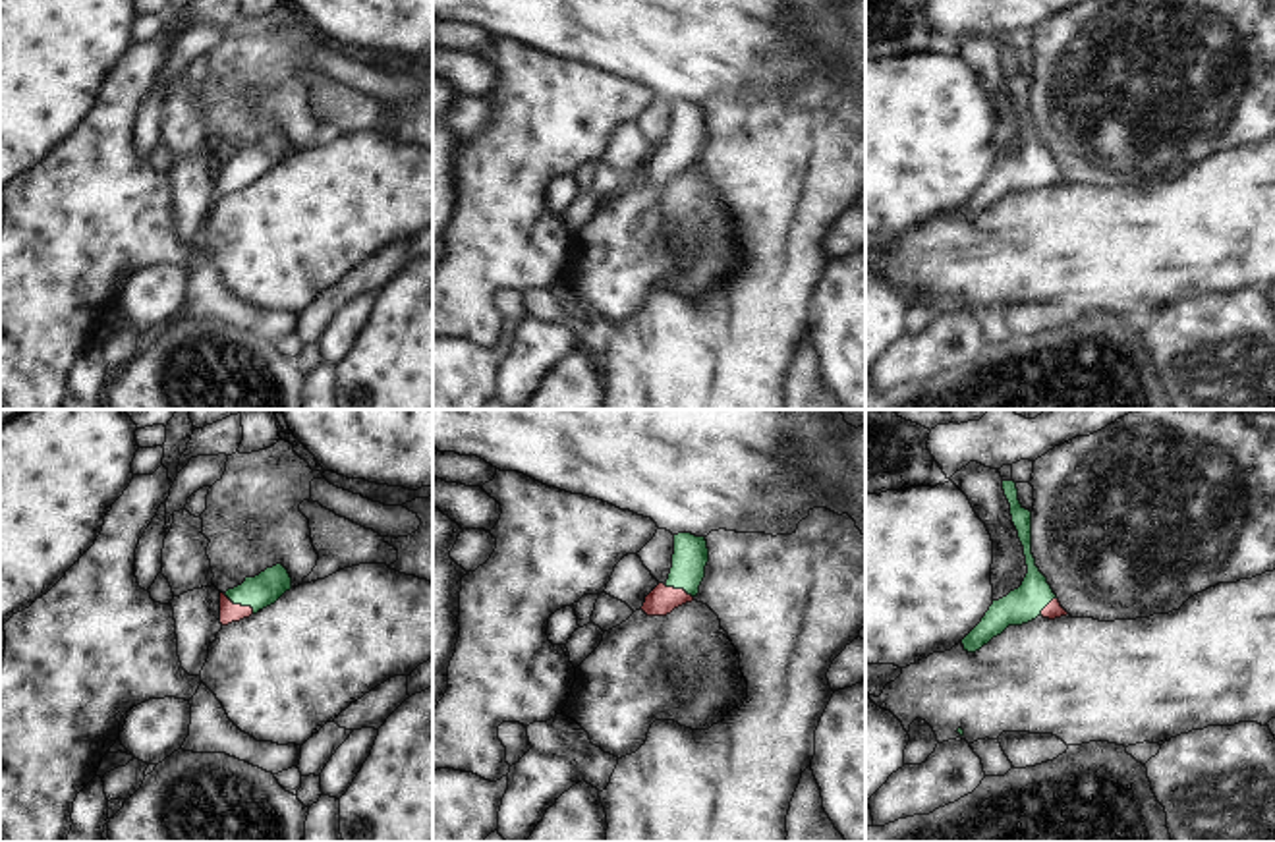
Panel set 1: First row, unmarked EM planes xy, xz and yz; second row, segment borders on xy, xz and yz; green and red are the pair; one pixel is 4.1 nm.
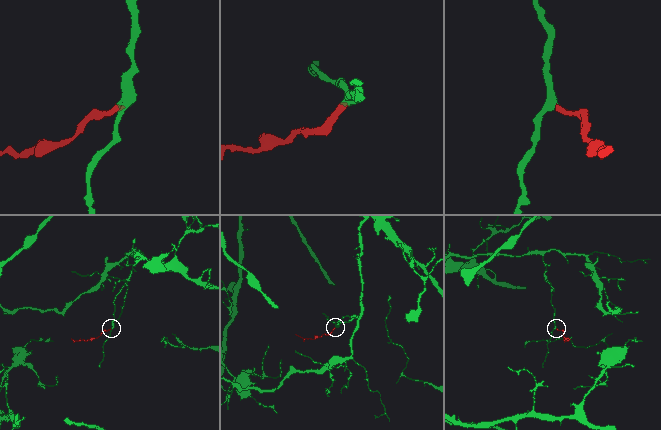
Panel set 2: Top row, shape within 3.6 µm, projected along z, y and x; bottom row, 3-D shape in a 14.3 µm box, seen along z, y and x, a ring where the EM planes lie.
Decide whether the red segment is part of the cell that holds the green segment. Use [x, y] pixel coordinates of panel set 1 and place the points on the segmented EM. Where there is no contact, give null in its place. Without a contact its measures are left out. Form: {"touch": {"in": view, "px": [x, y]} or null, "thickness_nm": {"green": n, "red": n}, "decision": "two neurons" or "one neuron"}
{"touch": {"in": "xy", "px": [240, 603]}, "thickness_nm": {"green": 140, "red": 80}, "decision": "one neuron"}

